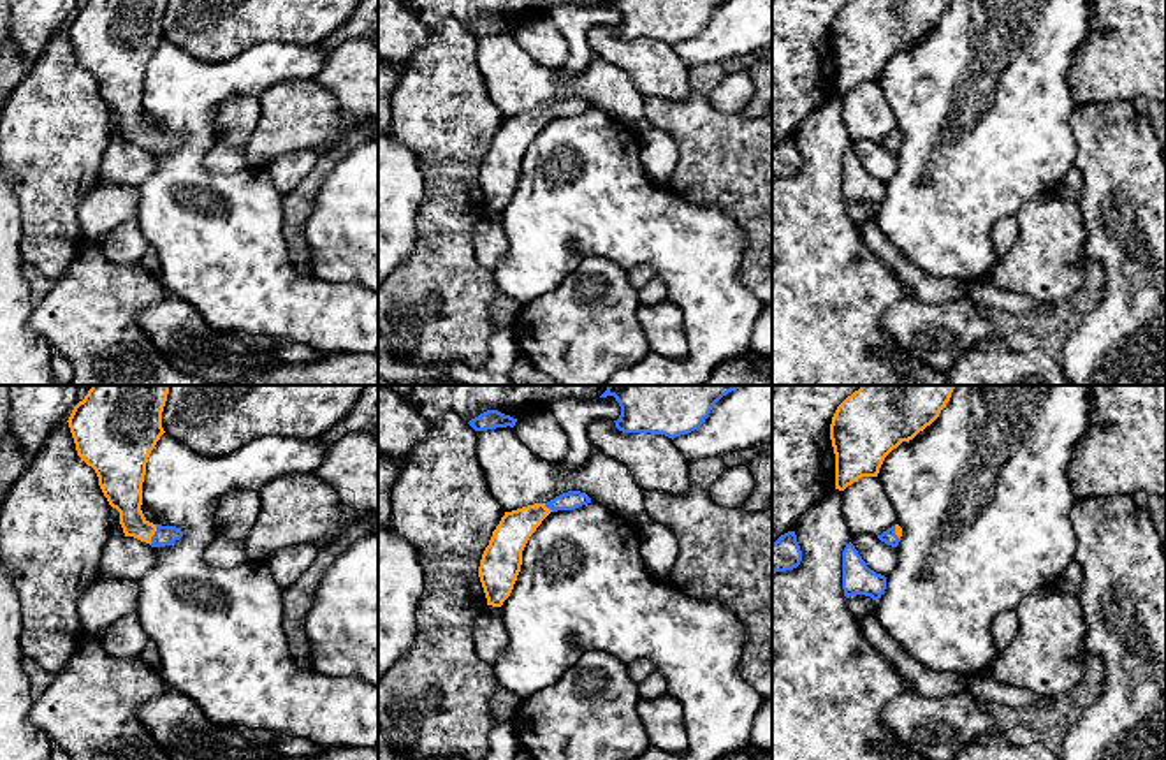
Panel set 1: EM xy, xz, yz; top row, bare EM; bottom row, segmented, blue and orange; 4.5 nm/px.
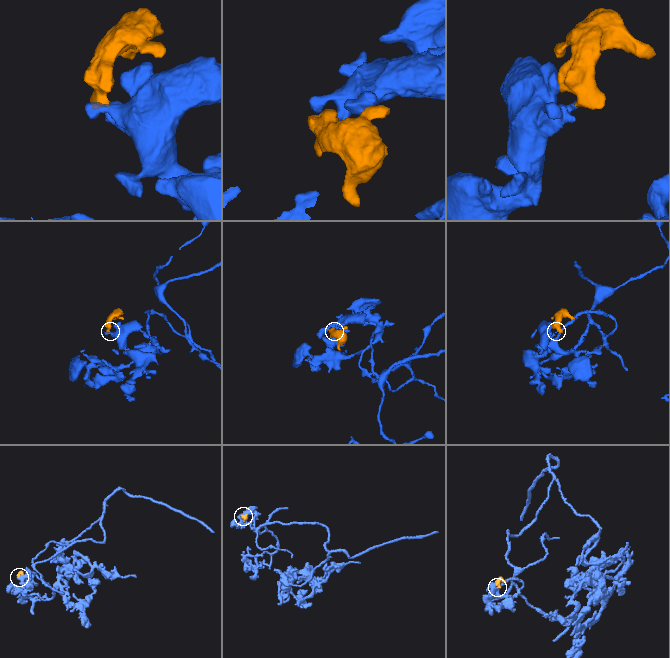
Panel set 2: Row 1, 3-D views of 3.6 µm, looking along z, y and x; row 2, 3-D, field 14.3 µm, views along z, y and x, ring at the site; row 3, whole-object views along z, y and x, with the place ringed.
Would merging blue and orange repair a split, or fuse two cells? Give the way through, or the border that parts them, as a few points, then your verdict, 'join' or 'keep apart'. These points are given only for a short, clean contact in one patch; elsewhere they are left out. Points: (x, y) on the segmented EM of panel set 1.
way xy (166, 535), (153, 535), (131, 514), (123, 489); join

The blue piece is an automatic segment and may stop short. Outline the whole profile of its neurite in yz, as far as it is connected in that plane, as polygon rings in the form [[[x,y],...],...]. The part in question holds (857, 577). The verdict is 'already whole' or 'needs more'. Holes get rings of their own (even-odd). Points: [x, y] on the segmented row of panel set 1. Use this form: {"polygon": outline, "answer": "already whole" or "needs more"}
{"polygon": [[[851,542],[842,551],[842,589],[846,598],[865,595],[872,600],[886,589],[886,577],[871,570]]], "answer": "already whole"}

